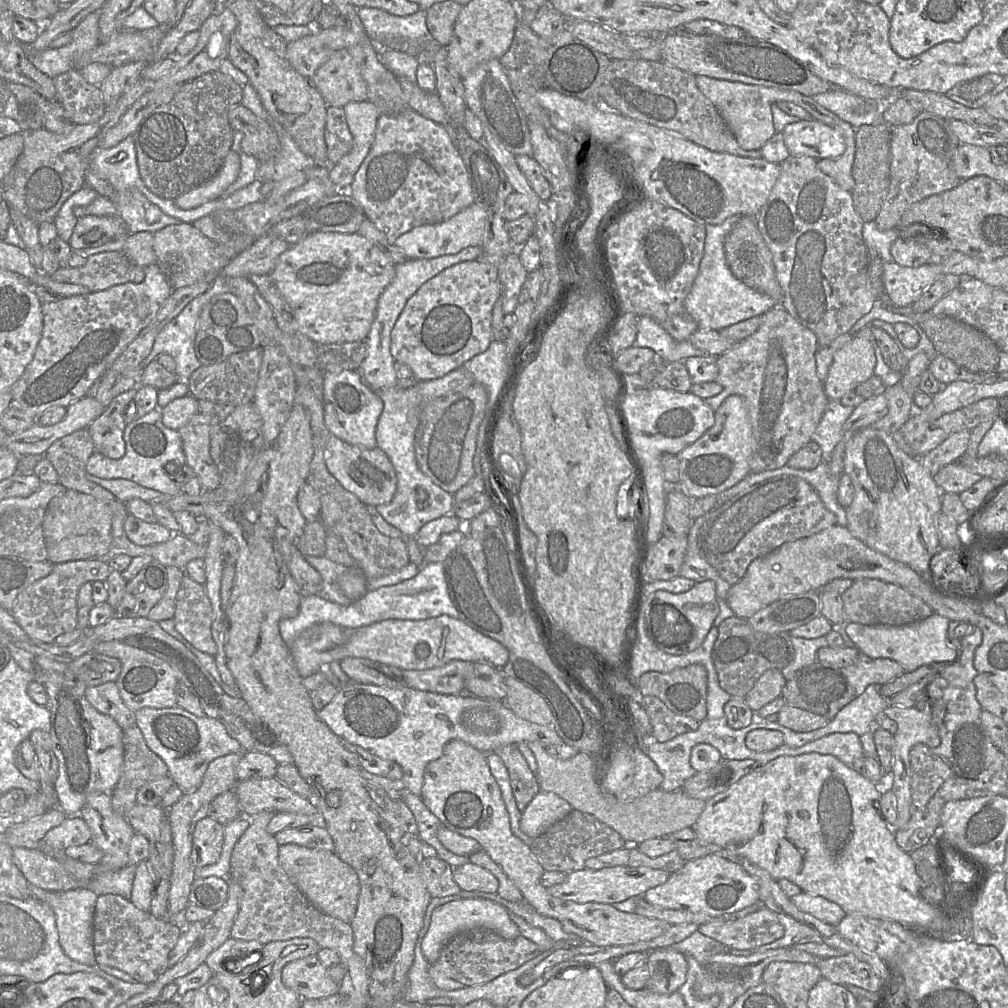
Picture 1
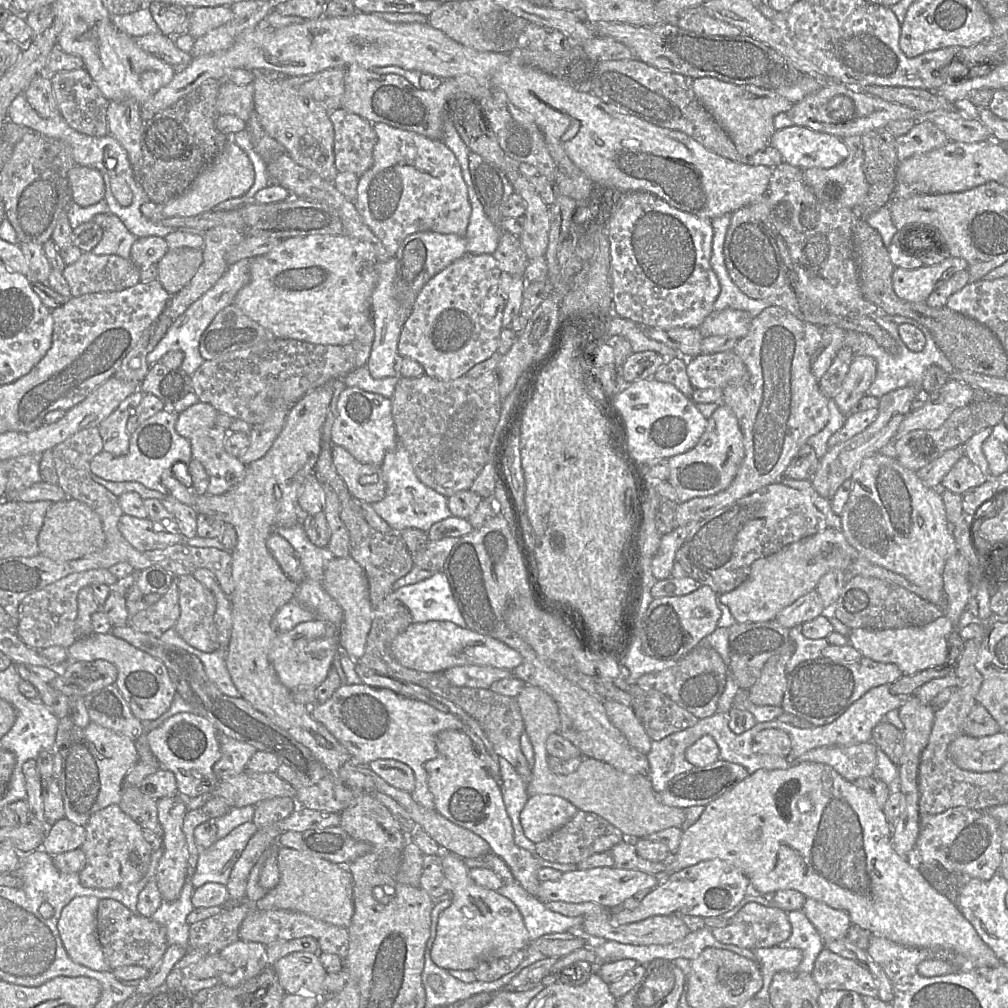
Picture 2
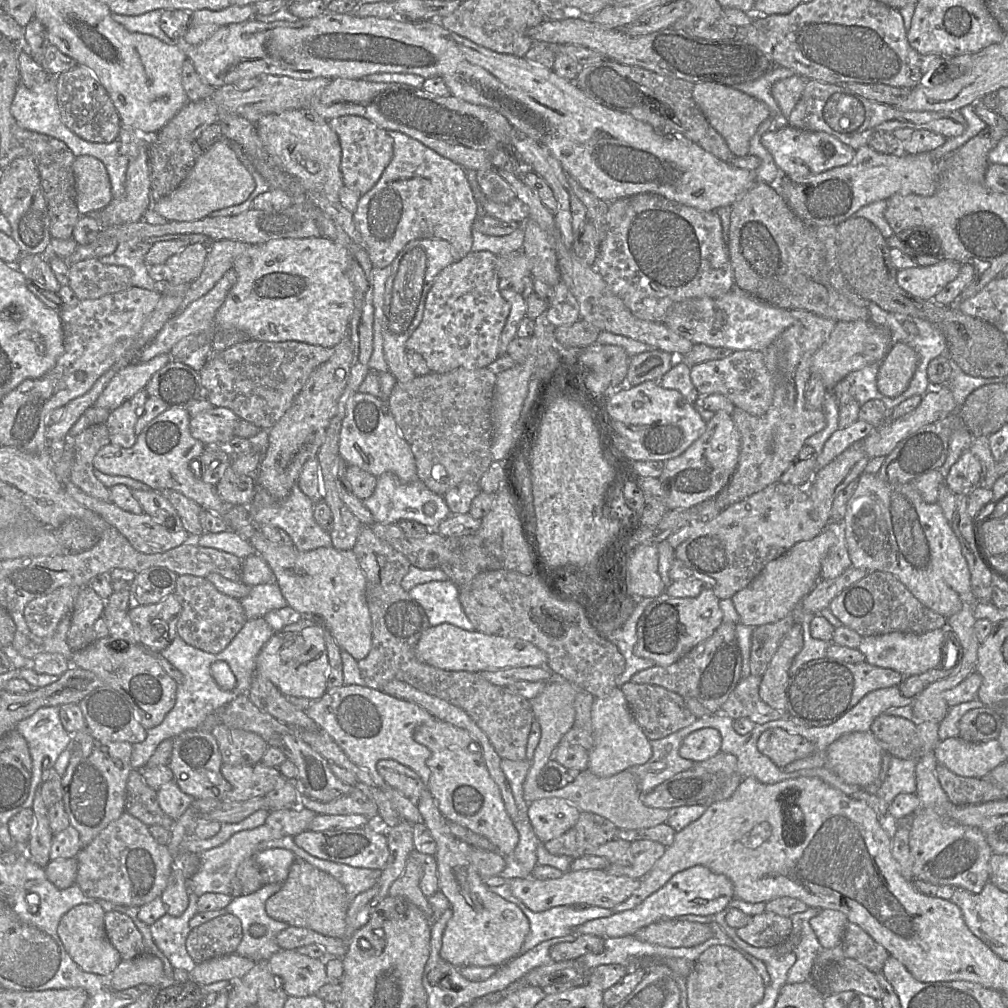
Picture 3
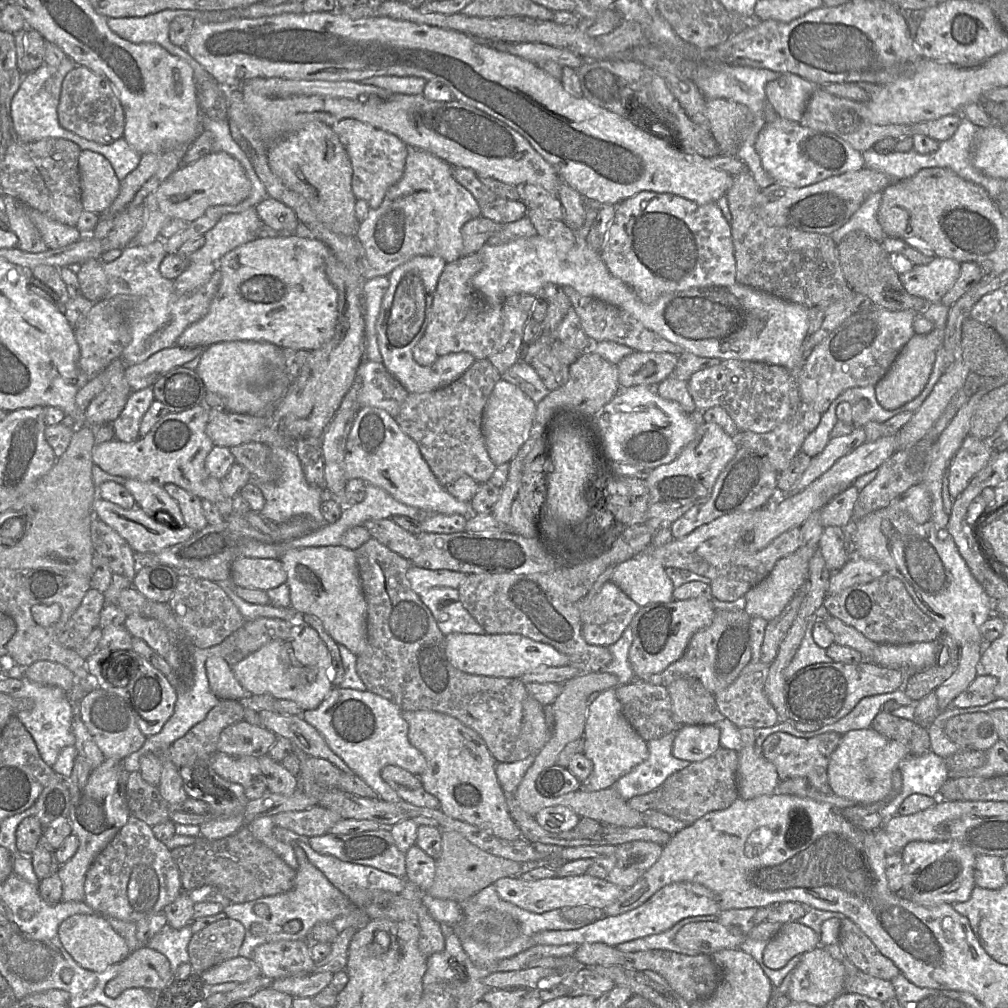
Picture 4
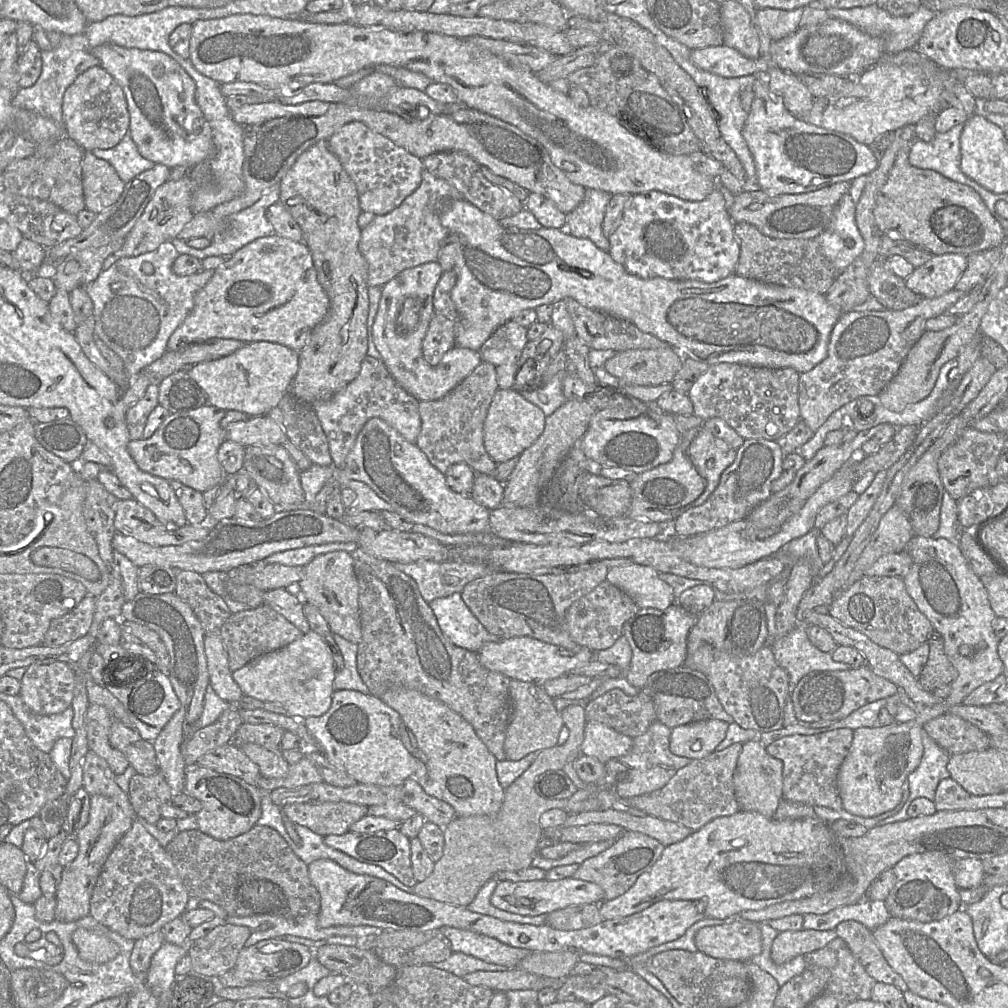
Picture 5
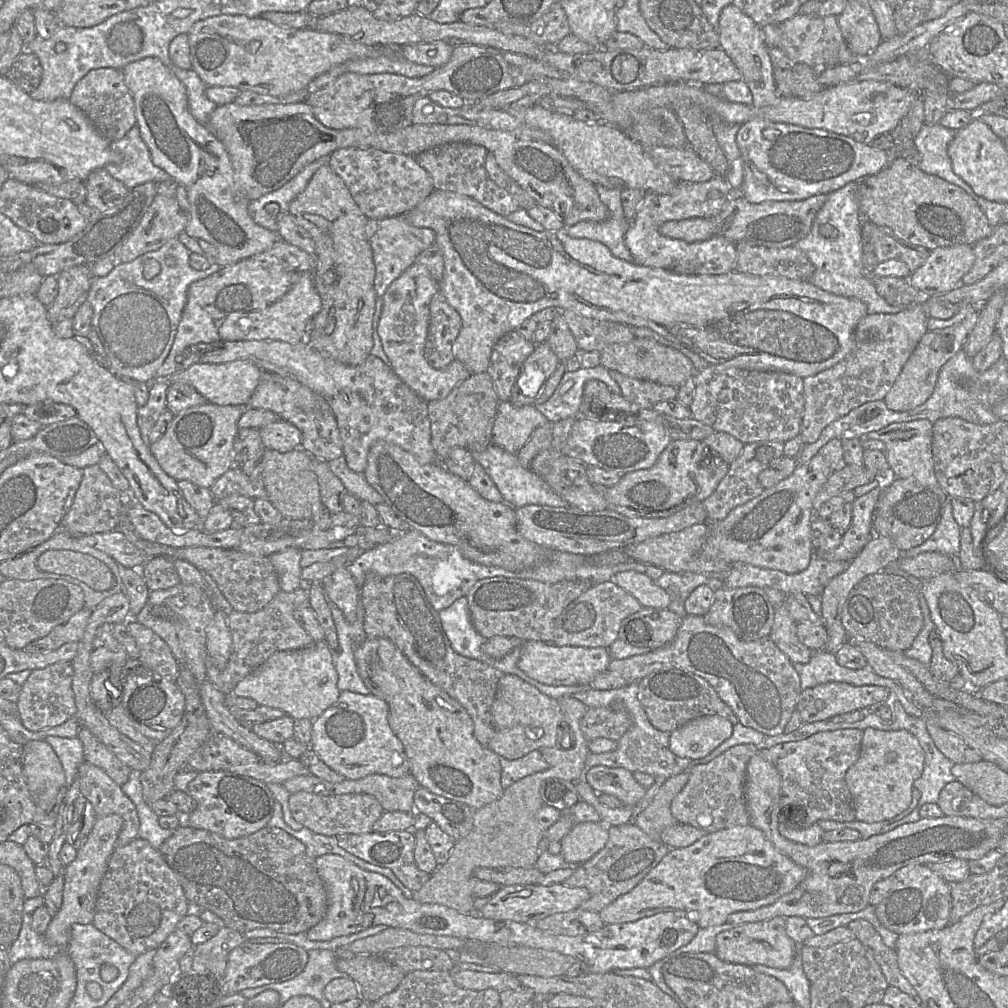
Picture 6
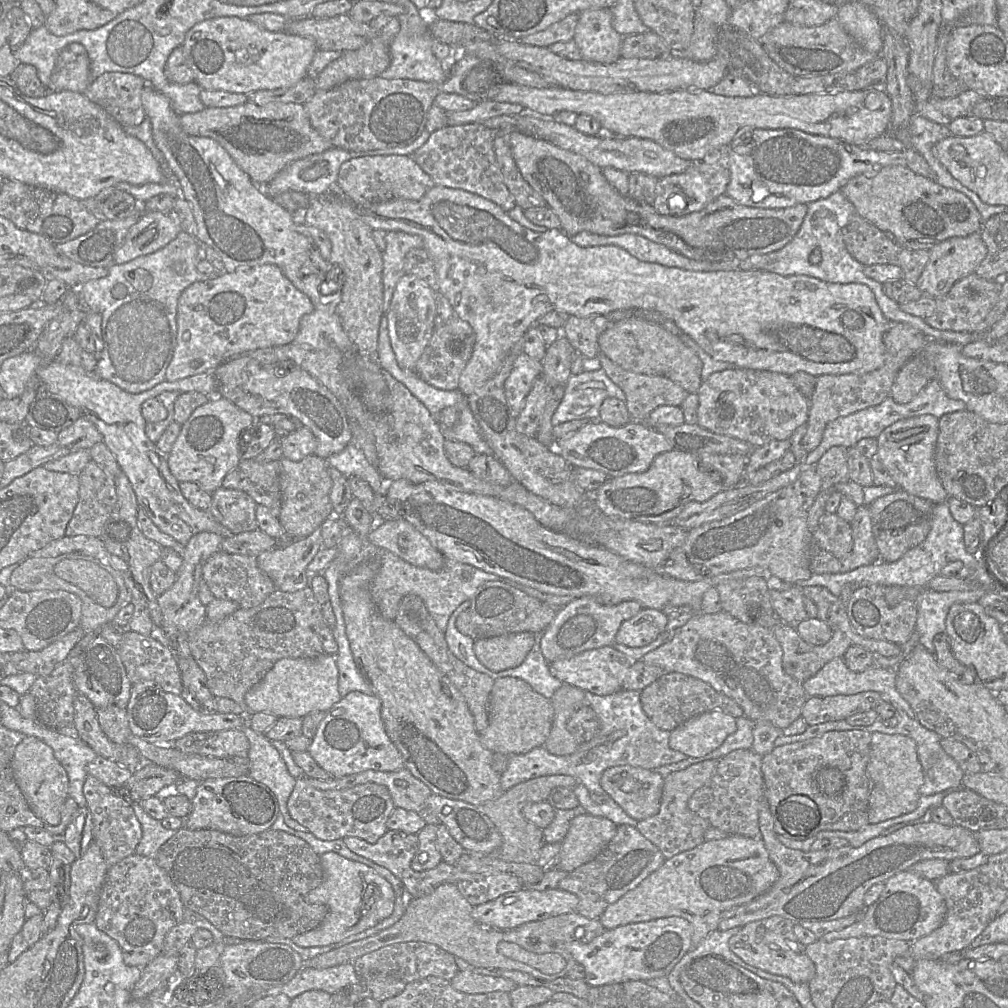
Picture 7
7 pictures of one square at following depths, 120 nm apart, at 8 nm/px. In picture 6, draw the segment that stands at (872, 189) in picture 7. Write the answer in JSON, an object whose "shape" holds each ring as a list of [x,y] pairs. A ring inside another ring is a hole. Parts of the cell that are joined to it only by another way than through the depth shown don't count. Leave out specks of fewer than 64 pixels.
{"shape":[[[897,157],[882,171],[858,183],[857,201],[862,218],[878,227],[890,228],[897,236],[897,241],[904,245],[925,248],[928,251],[958,244],[973,246],[993,232],[978,203],[962,188],[938,176],[923,172],[917,165],[903,157]]]}

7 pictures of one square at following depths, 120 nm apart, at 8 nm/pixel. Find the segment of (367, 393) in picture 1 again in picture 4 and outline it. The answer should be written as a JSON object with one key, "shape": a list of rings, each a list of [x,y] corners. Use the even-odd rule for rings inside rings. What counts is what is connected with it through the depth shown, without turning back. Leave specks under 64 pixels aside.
{"shape":[[[366,406],[356,411],[346,442],[345,476],[347,480],[354,478],[363,479],[367,483],[382,488],[397,501],[431,513],[460,514],[465,517],[478,514],[472,513],[470,502],[458,501],[439,483],[423,458],[417,443],[402,431],[394,417],[380,408]]]}

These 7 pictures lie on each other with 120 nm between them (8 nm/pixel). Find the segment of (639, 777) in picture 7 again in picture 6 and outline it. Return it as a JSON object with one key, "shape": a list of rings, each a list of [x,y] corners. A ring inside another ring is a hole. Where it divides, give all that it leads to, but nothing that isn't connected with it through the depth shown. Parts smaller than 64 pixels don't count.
{"shape":[[[597,765],[587,769],[583,778],[597,793],[615,796],[630,808],[636,806],[646,793],[646,788],[635,780],[633,772],[625,768]]]}

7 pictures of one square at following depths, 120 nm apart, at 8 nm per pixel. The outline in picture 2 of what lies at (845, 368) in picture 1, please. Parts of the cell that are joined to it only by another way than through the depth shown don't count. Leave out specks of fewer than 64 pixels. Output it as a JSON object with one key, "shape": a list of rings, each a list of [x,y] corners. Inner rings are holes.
{"shape":[[[865,355],[854,356],[841,390],[833,398],[843,414],[849,415],[857,402],[867,394],[876,374],[877,365],[874,358]]]}

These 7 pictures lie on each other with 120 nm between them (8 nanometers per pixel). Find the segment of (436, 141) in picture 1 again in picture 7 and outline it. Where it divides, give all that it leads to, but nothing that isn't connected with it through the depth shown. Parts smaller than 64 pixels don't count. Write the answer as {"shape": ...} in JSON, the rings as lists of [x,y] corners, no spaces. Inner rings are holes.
{"shape":[[[390,231],[385,236],[386,248],[382,252],[383,306],[382,313],[387,315],[395,287],[405,273],[406,254],[412,249],[424,247],[423,239],[414,234]]]}

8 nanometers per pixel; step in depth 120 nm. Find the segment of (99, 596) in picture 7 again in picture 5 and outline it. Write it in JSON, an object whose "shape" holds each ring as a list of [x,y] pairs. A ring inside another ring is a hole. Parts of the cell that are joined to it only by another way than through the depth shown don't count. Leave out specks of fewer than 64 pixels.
{"shape":[[[43,547],[36,550],[31,559],[35,565],[61,568],[87,580],[96,581],[100,577],[99,568],[94,561],[67,549]]]}

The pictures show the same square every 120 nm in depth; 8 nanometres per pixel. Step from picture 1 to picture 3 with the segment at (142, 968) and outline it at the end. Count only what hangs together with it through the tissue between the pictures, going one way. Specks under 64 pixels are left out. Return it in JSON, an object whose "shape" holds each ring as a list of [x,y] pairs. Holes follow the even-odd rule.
{"shape":[[[117,911],[105,912],[104,926],[108,939],[122,960],[146,953],[143,936],[128,915]]]}

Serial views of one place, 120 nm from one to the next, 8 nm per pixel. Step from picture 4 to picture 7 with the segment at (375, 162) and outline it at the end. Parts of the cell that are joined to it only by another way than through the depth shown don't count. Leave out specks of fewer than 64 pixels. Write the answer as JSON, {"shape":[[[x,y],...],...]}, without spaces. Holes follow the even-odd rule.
{"shape":[[[379,155],[352,158],[344,162],[338,172],[336,189],[356,207],[395,201],[421,199],[434,185],[432,179],[411,156]]]}

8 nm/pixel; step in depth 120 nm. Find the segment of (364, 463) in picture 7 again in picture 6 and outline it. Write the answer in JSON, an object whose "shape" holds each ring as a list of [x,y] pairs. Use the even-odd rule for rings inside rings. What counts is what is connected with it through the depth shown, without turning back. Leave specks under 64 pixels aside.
{"shape":[[[345,457],[328,462],[329,469],[341,480],[348,493],[360,501],[367,501],[374,506],[384,502],[383,497],[367,482],[363,473],[352,471]]]}

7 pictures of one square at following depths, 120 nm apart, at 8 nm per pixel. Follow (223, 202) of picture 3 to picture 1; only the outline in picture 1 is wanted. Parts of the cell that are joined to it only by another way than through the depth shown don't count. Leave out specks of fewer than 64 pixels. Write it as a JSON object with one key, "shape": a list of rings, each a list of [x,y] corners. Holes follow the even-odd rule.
{"shape":[[[230,150],[219,171],[206,182],[174,200],[175,205],[182,210],[191,210],[209,201],[219,199],[236,181],[239,171],[239,154]]]}

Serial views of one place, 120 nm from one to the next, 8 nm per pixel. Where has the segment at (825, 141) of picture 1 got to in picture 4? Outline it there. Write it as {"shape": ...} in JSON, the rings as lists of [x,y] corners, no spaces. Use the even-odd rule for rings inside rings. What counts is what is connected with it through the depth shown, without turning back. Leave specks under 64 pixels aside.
{"shape":[[[778,117],[760,131],[755,149],[762,166],[774,183],[804,187],[831,176],[856,171],[865,166],[863,155],[839,136],[802,126],[799,122]]]}

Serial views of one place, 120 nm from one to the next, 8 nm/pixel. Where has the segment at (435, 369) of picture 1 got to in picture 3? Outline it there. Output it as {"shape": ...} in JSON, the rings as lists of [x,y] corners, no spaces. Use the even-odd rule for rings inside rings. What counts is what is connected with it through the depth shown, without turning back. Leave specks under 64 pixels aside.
{"shape":[[[470,251],[464,258],[444,268],[431,287],[423,318],[407,340],[407,352],[416,352],[426,361],[431,373],[444,374],[458,368],[485,368],[499,356],[499,341],[510,312],[510,304],[501,296],[497,272],[498,257],[489,251]]]}

